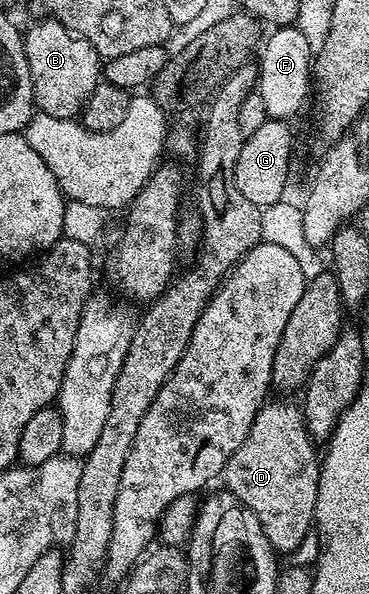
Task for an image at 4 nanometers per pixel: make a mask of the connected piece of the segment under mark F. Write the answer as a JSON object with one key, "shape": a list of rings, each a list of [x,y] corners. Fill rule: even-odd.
{"shape":[[[295,25],[275,28],[271,33],[259,48],[256,59],[258,94],[269,118],[291,119],[303,107],[308,89],[310,93],[314,54],[304,34]]]}

